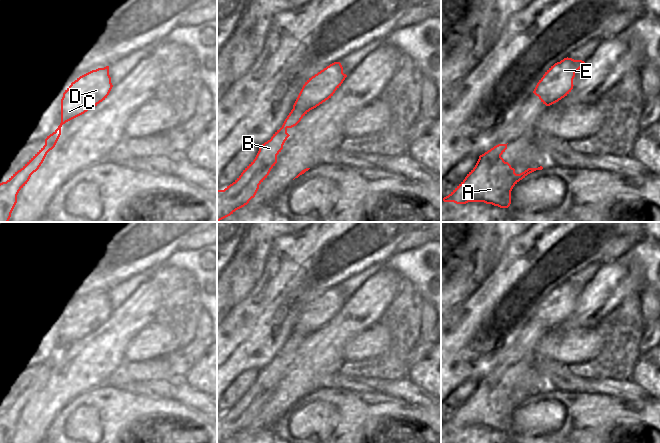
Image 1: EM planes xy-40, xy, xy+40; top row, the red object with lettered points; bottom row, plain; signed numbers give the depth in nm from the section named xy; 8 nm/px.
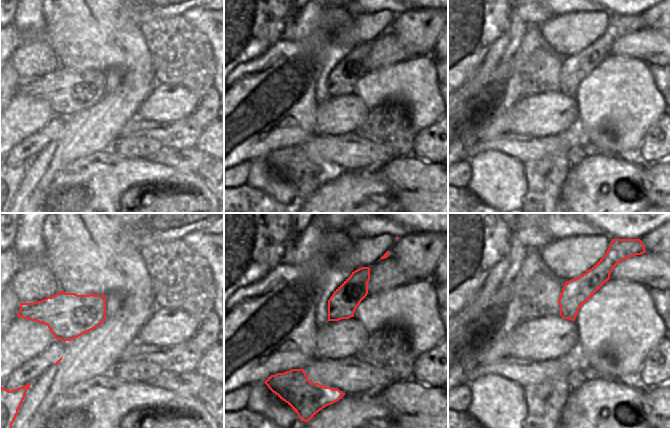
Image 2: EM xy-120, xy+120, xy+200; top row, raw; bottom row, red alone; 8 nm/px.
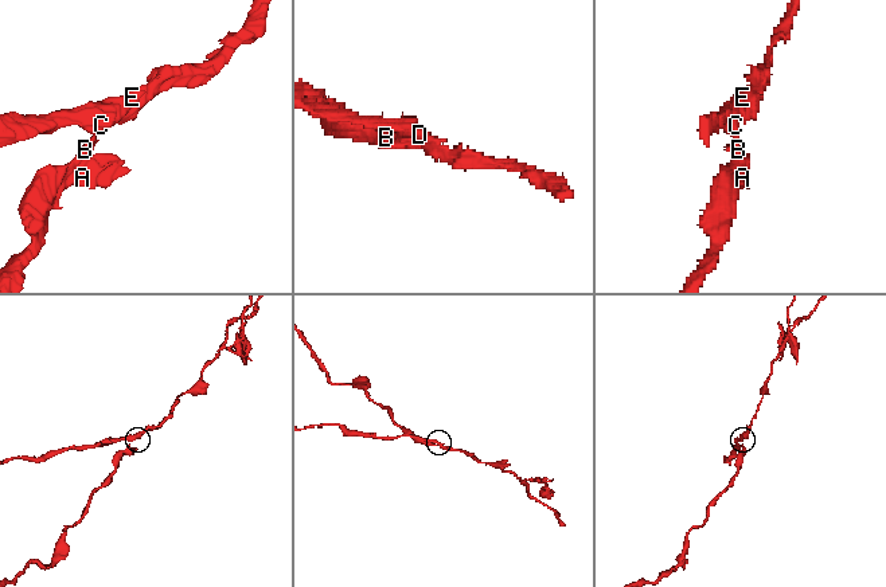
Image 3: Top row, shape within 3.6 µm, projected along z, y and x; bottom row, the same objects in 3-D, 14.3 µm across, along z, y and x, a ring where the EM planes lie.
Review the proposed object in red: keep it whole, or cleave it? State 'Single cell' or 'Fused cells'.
Fused cells.

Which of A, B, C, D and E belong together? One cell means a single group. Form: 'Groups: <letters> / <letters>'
Groups: A B / C D E.

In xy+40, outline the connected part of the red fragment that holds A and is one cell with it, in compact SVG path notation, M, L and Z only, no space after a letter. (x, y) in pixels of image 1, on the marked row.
M498 144L480 155L475 167L443 201L456 204L484 202L508 208L513 187L528 174L543 167L528 168L516 174L515 169L501 157L506 149L507 144Z

